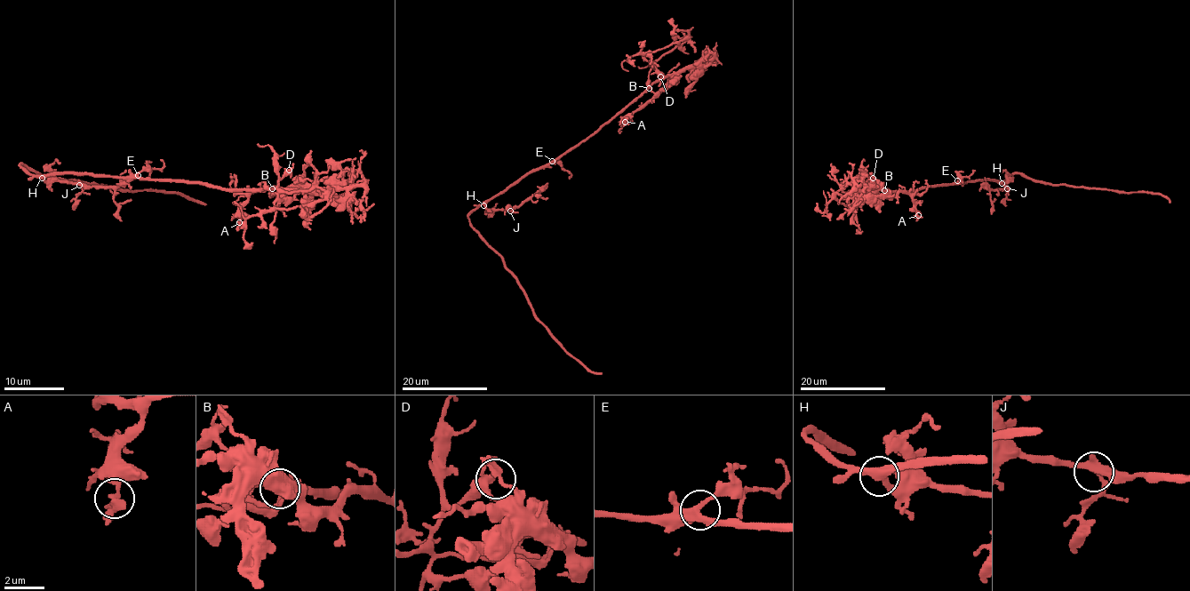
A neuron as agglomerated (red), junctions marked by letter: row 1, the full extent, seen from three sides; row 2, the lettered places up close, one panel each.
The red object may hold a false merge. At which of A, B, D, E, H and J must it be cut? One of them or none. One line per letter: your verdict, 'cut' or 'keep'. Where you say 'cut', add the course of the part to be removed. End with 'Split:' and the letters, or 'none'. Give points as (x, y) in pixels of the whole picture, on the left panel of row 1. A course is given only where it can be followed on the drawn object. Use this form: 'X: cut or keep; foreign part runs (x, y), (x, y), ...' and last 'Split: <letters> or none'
A: keep
B: cut; foreign part runs (272, 188), (272, 194), (319, 187), (324, 195), (291, 209), (260, 211), (247, 218), (235, 202), (243, 197)
D: keep
E: keep
H: keep
J: keep
Split: B

